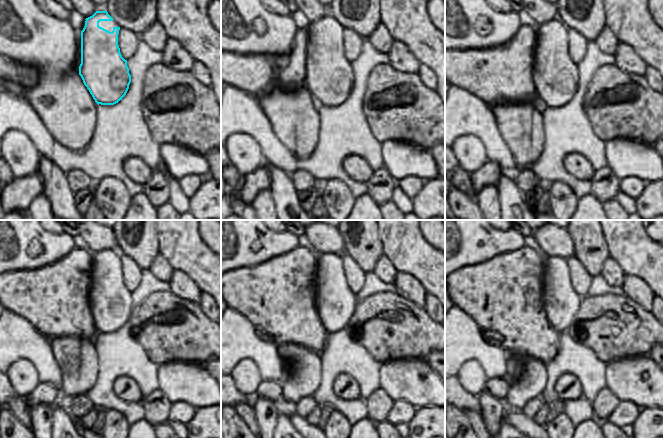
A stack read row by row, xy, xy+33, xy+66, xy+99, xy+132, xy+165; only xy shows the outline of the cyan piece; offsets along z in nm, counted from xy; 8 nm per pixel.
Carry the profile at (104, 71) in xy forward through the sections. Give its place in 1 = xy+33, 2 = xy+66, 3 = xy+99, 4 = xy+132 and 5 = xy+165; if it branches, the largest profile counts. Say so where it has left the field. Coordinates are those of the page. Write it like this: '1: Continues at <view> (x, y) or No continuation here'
1: Continues at xy+33 (330, 77)
2: Continues at xy+66 (556, 76)
3: Continues at xy+99 (112, 304)
4: Continues at xy+132 (336, 311)
5: Continues at xy+165 (561, 314).

